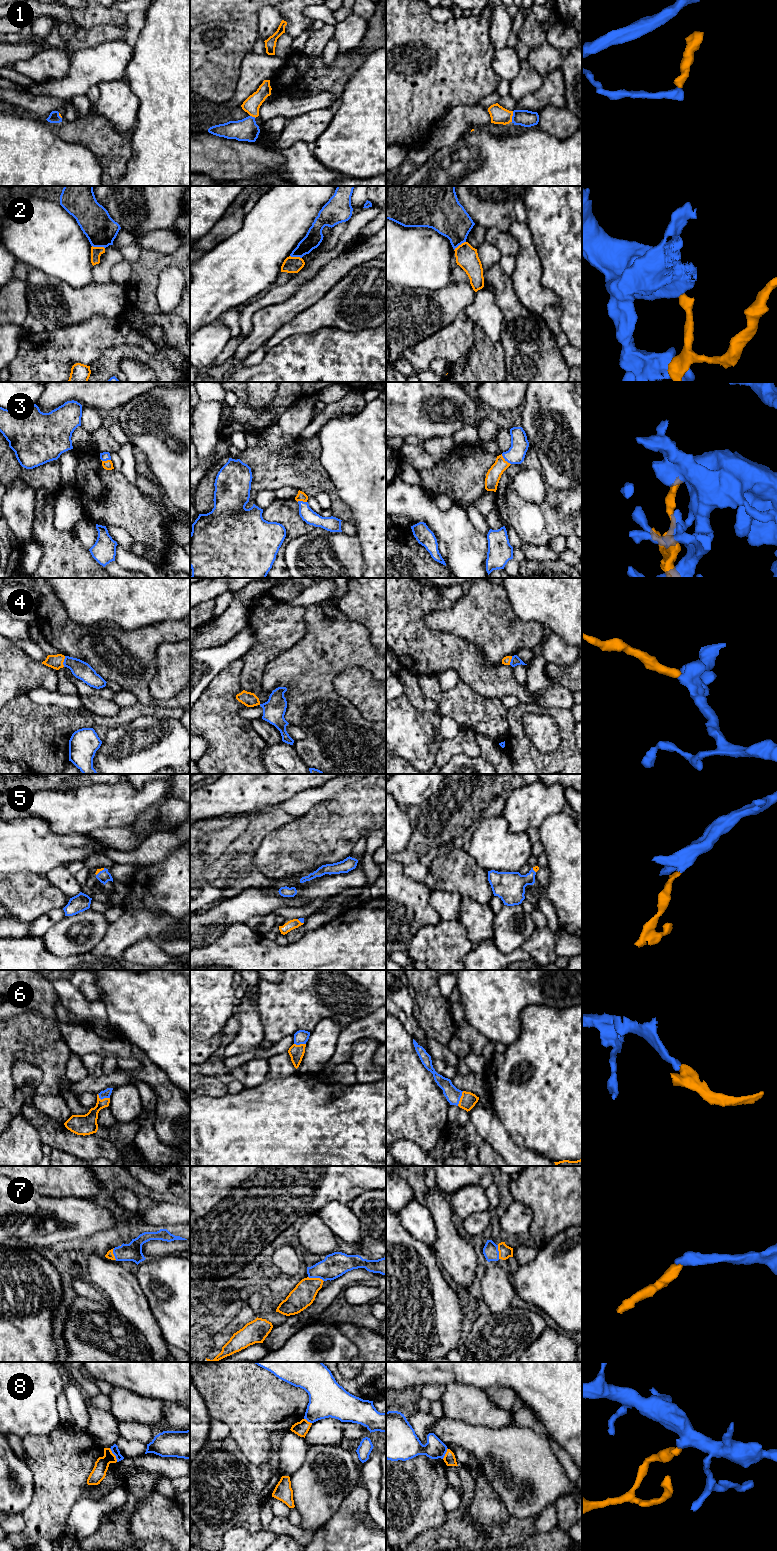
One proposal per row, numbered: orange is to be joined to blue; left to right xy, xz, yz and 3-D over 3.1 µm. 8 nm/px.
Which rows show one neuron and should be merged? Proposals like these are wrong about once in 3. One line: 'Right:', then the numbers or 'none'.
Right: 3, 4, 5, 6, 7

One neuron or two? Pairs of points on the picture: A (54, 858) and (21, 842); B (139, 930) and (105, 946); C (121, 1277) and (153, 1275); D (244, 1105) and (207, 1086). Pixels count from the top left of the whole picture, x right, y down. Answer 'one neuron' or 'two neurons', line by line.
A: one neuron
B: one neuron
C: two neurons
D: two neurons

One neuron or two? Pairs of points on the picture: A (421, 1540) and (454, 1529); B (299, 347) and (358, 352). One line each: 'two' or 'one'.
A: one
B: one

